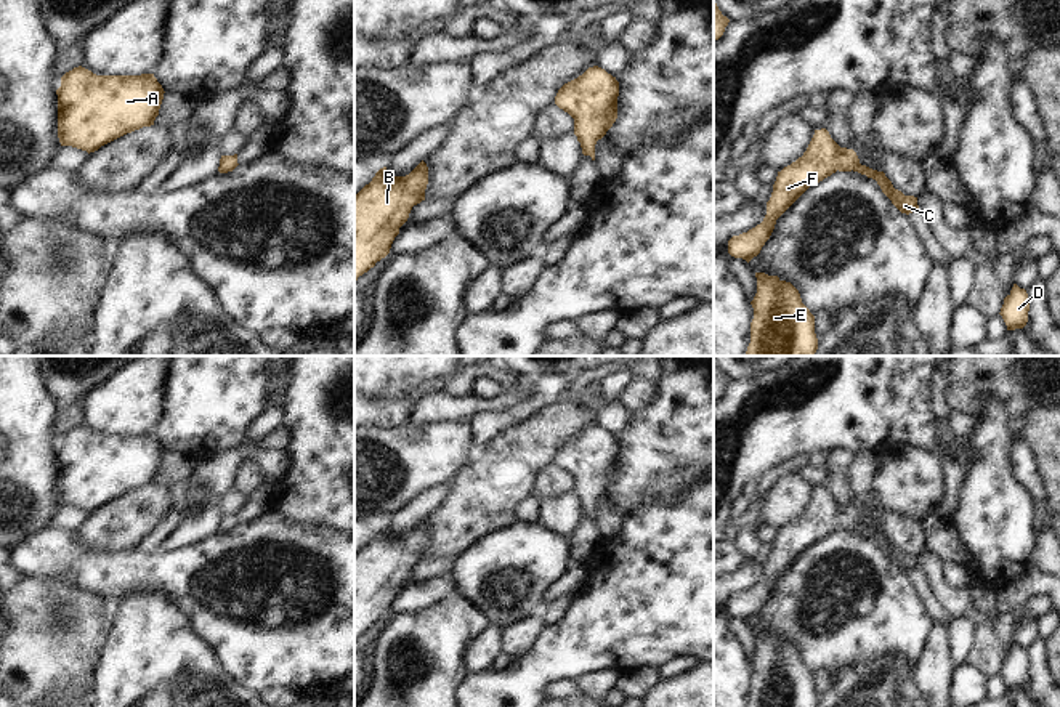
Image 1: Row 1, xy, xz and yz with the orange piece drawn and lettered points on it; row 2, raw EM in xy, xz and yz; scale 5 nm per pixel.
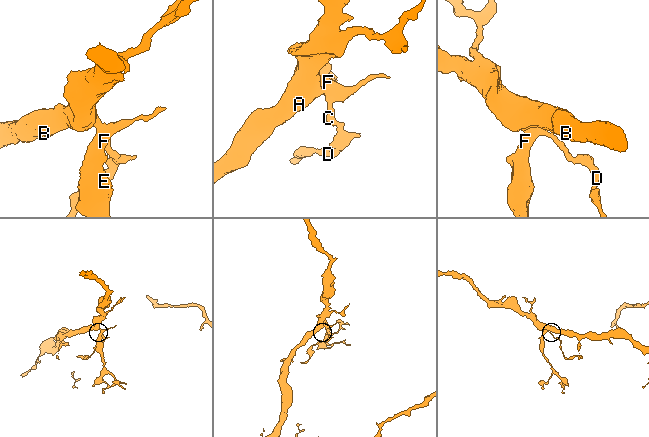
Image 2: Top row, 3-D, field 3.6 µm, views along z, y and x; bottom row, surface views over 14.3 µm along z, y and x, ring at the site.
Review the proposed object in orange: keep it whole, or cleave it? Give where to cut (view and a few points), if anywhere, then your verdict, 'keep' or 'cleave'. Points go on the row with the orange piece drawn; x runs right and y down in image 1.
no cut | keep

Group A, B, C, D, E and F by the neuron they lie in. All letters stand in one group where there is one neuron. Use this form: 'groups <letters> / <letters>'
groups A B C D E F

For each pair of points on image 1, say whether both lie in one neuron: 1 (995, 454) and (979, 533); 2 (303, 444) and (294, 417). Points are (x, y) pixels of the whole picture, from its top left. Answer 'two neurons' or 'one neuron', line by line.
1: one neuron
2: one neuron

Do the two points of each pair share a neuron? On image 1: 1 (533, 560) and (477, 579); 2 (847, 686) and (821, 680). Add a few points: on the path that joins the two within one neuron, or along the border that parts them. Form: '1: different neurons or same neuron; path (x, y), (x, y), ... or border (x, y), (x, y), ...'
1: same neuron; path (518, 563), (491, 568)
2: different neurons; border (834, 677), (828, 690)

